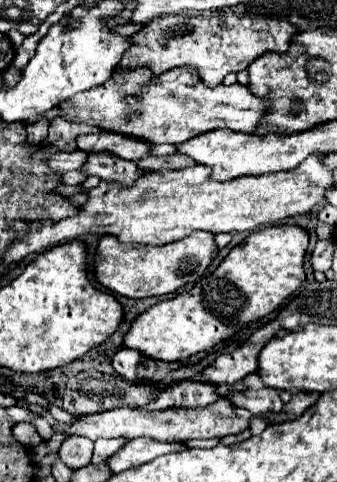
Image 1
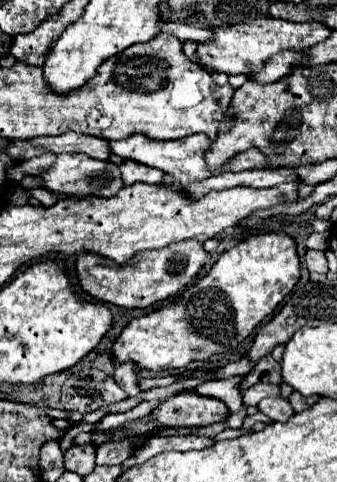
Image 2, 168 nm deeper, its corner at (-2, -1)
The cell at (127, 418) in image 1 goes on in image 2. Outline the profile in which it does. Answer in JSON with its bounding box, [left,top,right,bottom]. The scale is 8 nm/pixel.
[238,355,283,393]

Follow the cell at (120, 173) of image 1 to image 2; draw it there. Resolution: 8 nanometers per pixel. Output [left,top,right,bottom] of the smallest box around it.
[40,153,124,197]

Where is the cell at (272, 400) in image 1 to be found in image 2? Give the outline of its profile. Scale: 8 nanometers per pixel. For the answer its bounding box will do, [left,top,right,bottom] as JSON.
[258,397,294,421]

